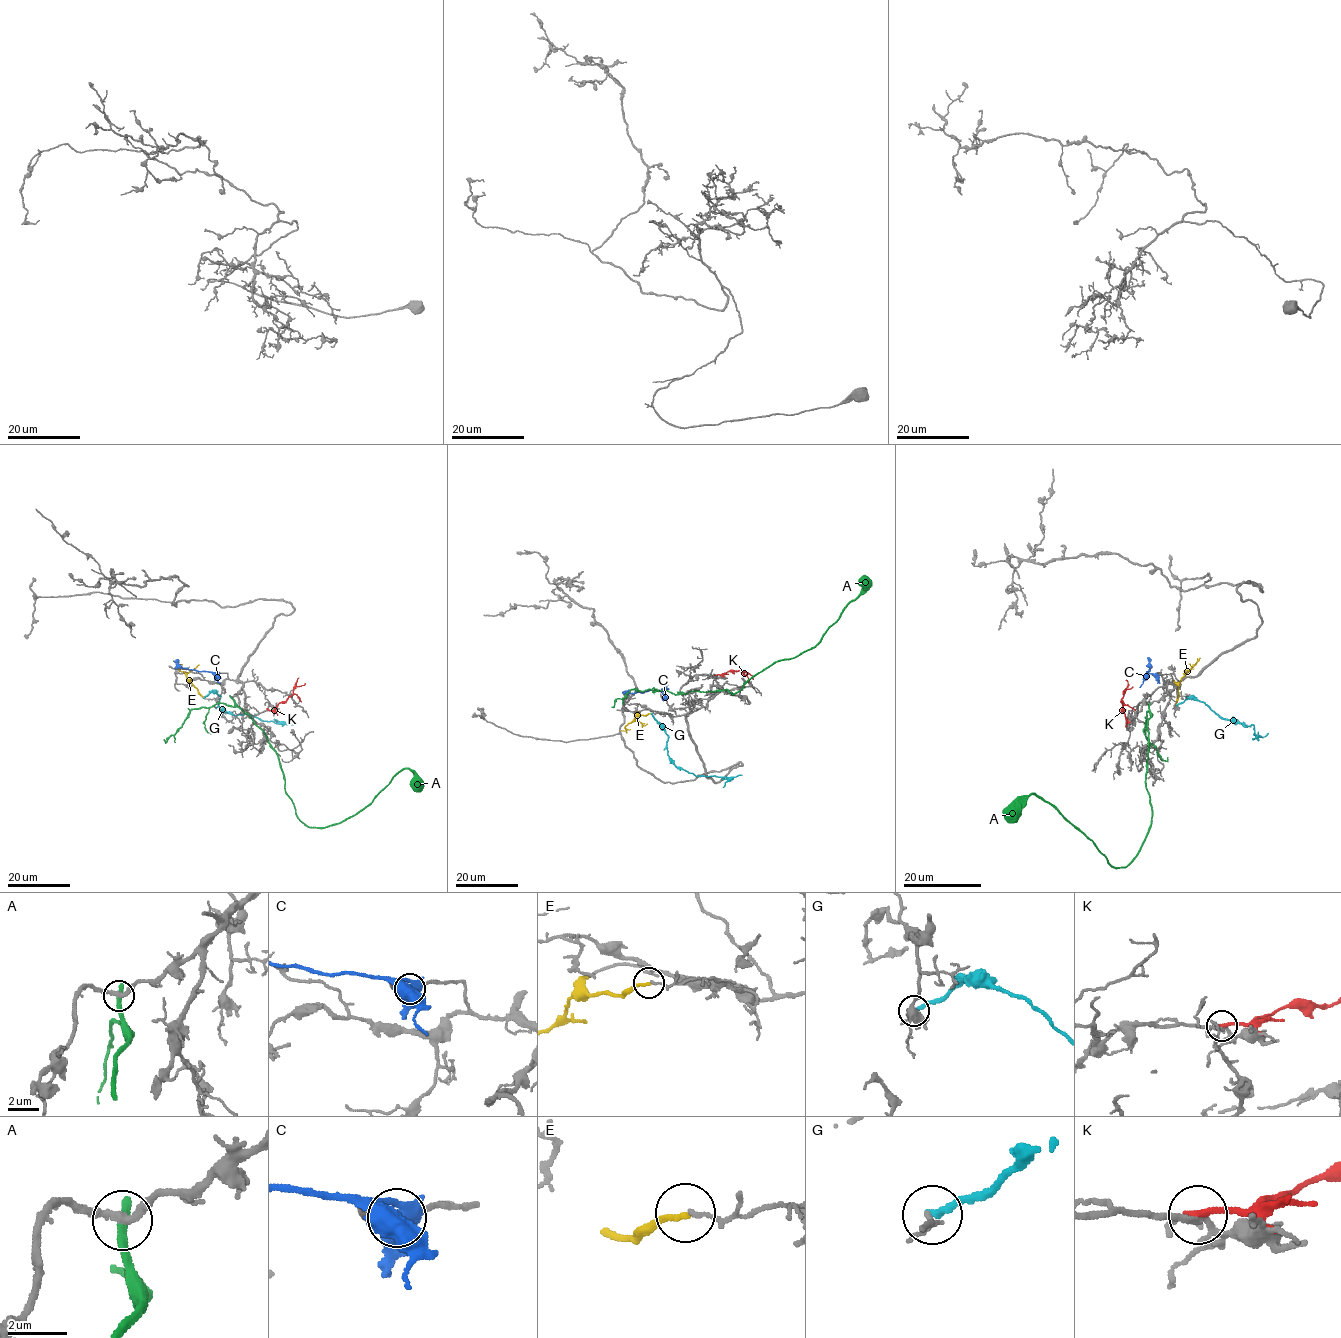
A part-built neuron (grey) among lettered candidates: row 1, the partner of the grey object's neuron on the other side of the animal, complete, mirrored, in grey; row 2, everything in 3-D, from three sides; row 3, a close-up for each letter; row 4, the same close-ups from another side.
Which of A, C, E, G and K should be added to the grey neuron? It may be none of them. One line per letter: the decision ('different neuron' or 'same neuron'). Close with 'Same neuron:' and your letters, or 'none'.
A: different neuron
C: different neuron
E: different neuron
G: different neuron
K: different neuron
Same neuron: none

